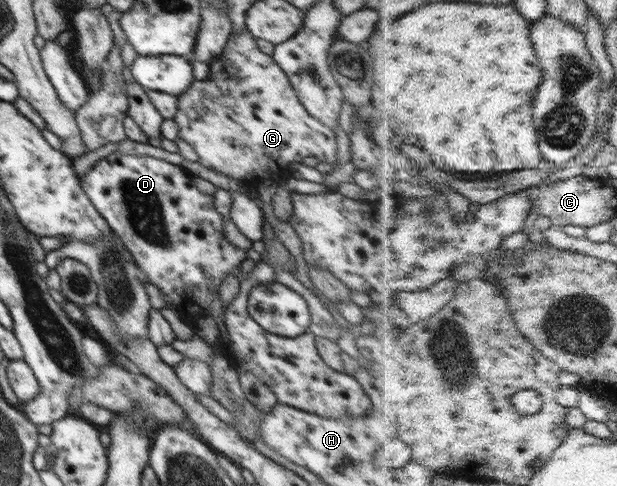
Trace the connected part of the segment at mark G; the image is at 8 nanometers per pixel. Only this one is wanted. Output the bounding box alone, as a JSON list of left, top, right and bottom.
[174,31,338,183]

